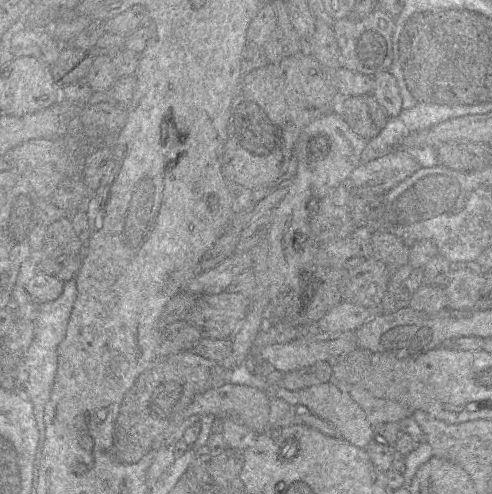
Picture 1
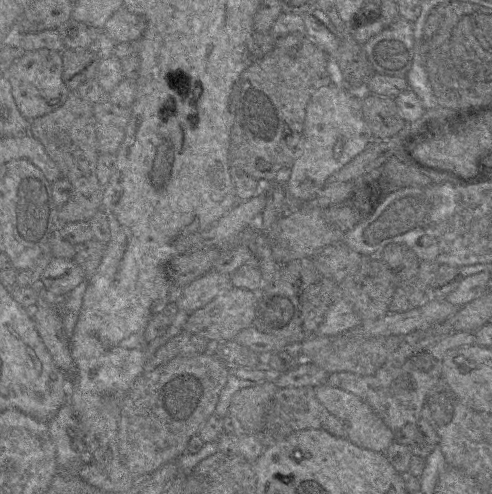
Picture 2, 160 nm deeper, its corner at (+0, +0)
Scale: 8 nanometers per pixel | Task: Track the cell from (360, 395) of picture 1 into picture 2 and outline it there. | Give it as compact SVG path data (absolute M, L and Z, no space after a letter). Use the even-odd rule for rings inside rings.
M474 333L406 335L399 347L373 374L362 376L351 372L328 375L327 384L350 392L366 402L392 431L406 424L416 424L421 419L424 401L432 387L441 378L443 358L447 351L476 345Z

